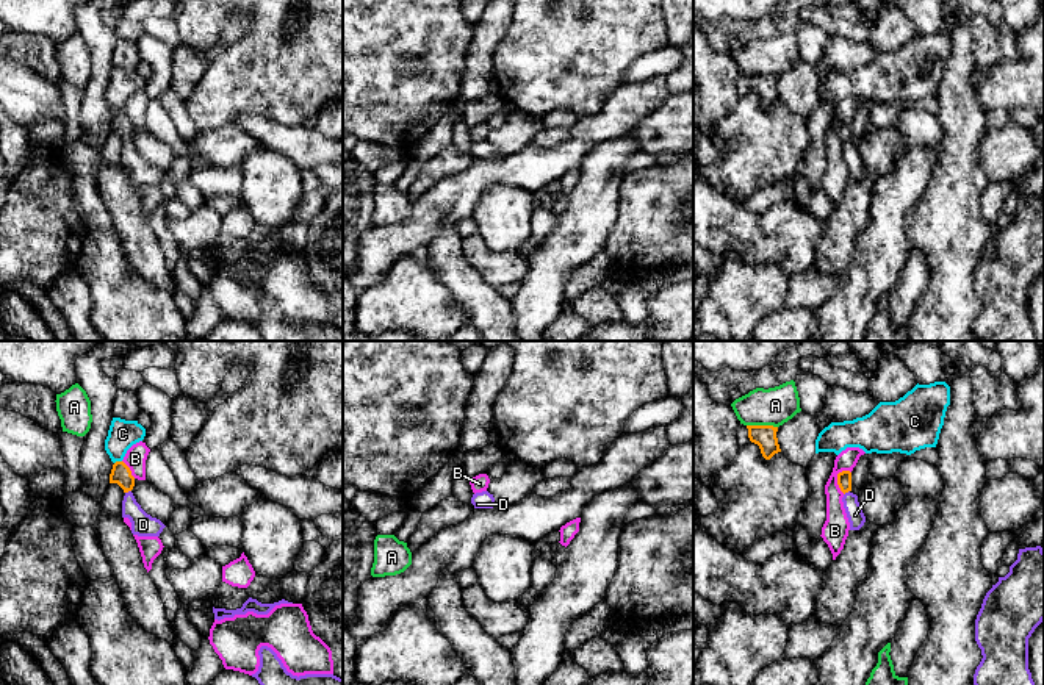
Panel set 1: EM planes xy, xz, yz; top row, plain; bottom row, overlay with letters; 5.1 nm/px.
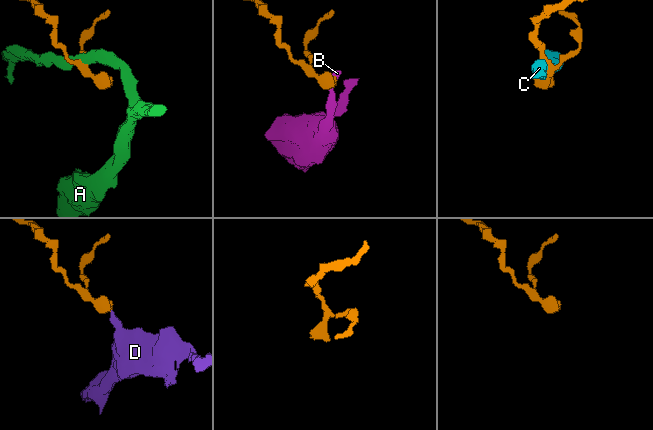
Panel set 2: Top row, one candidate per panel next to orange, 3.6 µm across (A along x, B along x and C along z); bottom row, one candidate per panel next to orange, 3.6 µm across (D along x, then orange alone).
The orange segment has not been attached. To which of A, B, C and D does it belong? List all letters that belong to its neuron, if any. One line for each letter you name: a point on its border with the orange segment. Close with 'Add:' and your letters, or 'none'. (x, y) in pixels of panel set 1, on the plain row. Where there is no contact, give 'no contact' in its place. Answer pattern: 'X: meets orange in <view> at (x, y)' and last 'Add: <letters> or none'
D: meets orange in xy at (127, 141)
Add: D

